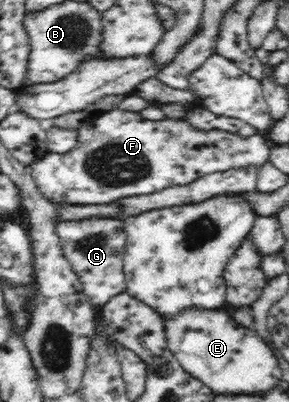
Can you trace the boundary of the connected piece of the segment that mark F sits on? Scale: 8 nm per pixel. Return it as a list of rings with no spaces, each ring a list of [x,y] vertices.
[[[114,108],[80,126],[77,144],[64,154],[49,153],[42,160],[28,166],[27,171],[46,200],[56,204],[100,205],[116,199],[151,194],[161,189],[192,183],[205,175],[236,167],[262,166],[269,162],[271,142],[266,134],[240,137],[220,129],[200,131],[185,118],[152,121],[140,116],[140,112]]]

